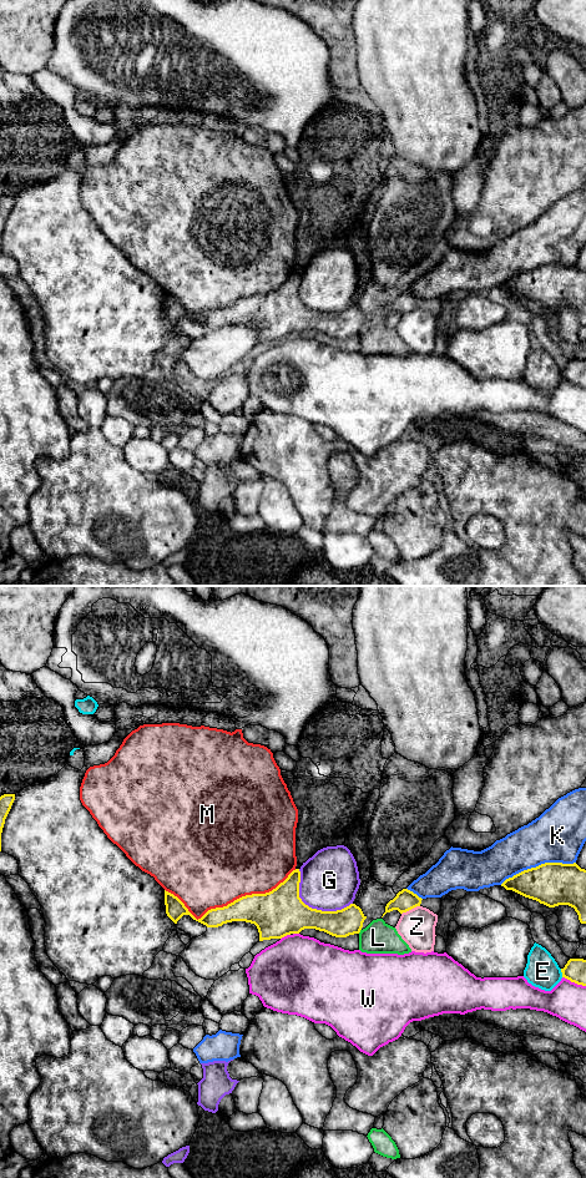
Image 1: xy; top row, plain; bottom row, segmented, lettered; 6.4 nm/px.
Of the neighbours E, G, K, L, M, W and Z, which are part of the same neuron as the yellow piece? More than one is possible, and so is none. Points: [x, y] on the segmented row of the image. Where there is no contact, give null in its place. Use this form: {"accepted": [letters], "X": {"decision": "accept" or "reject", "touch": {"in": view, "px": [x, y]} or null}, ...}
{"accepted": [], "E": {"decision": "reject", "touch": {"in": "xy", "px": [561, 971]}}, "G": {"decision": "reject", "touch": {"in": "xy", "px": [311, 908]}}, "K": {"decision": "reject", "touch": {"in": "xy", "px": [539, 865]}}, "L": {"decision": "reject", "touch": {"in": "xy", "px": [359, 931]}}, "M": {"decision": "reject", "touch": {"in": "xy", "px": [231, 903]}}, "W": {"decision": "reject", "touch": {"in": "xy", "px": [574, 981]}}, "Z": {"decision": "reject", "touch": {"in": "xy", "px": [410, 909]}}}

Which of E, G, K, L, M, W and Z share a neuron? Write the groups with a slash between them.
E / G / K / L / M / W / Z

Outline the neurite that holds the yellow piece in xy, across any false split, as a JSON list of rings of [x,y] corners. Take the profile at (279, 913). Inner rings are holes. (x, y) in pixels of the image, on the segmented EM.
[[[295,869],[272,891],[242,896],[227,906],[208,910],[198,920],[177,896],[165,890],[166,914],[175,924],[183,915],[190,915],[207,927],[232,921],[251,922],[258,929],[259,941],[282,939],[304,929],[315,929],[335,937],[360,932],[367,916],[359,906],[350,904],[337,911],[312,909],[299,898],[299,883],[300,871]]]

